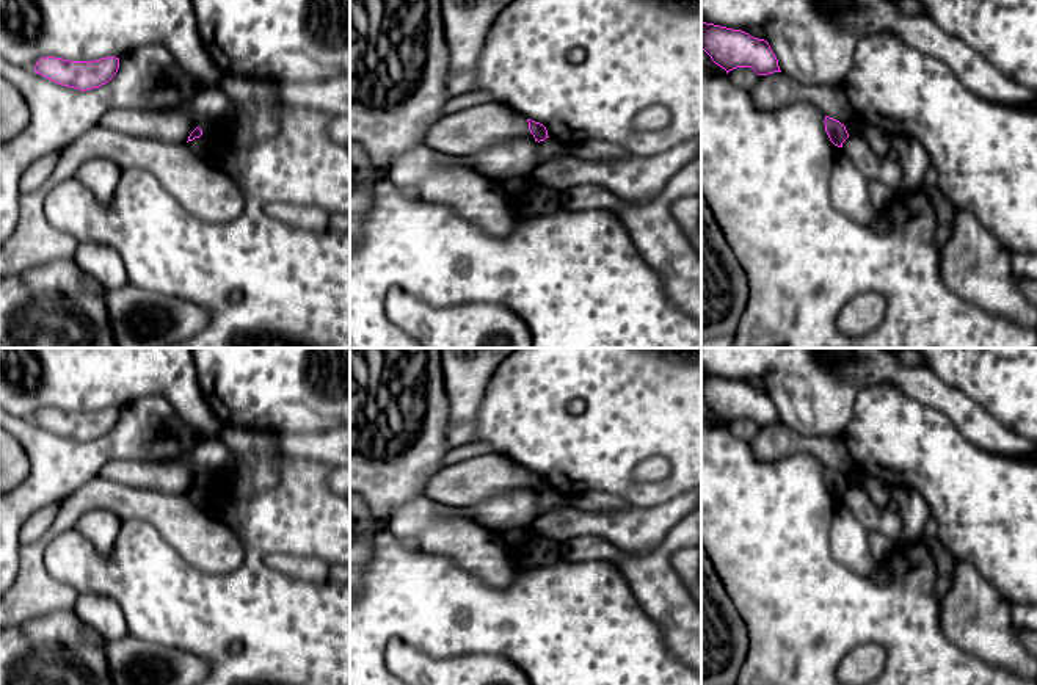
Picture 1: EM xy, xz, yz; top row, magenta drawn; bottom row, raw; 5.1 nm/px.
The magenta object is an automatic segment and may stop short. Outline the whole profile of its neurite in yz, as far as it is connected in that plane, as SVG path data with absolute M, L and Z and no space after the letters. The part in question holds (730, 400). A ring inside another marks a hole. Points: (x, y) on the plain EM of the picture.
M701 371L701 400L726 422L750 419L758 426L781 423L778 411L764 390Z

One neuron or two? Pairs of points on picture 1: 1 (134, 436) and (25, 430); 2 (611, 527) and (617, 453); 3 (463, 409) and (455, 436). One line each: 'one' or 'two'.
1: one
2: two
3: one

